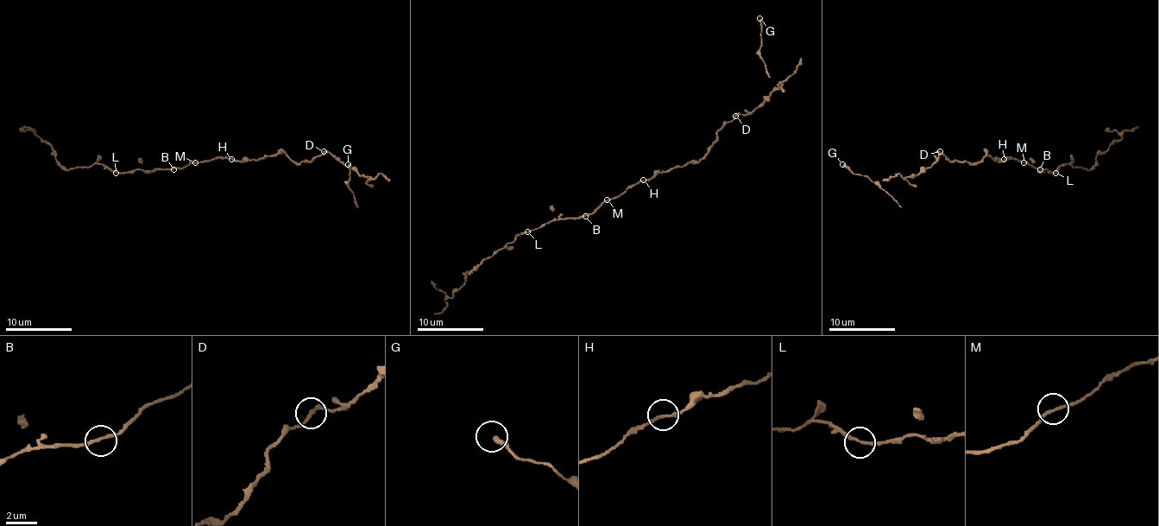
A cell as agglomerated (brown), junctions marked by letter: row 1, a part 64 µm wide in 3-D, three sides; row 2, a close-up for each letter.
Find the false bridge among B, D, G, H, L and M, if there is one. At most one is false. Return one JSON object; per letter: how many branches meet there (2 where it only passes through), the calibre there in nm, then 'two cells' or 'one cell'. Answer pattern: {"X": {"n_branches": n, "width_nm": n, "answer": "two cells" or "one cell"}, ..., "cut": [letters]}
{"B": {"n_branches": 2, "width_nm": 190, "answer": "one cell"}, "D": {"n_branches": 2, "width_nm": 200, "answer": "one cell"}, "G": {"n_branches": 1, "width_nm": 280, "answer": "one cell"}, "H": {"n_branches": 2, "width_nm": 190, "answer": "one cell"}, "L": {"n_branches": 2, "width_nm": 190, "answer": "one cell"}, "M": {"n_branches": 2, "width_nm": 200, "answer": "one cell"}, "cut": []}

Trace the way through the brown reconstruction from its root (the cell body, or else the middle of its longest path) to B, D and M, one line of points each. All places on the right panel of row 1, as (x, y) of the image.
B: (1004, 159), (1014, 157), (1040, 169)
D: (1004, 159), (994, 159), (987, 153), (976, 162), (951, 161), (940, 151)
M: (1004, 159), (1014, 157), (1023, 162)

